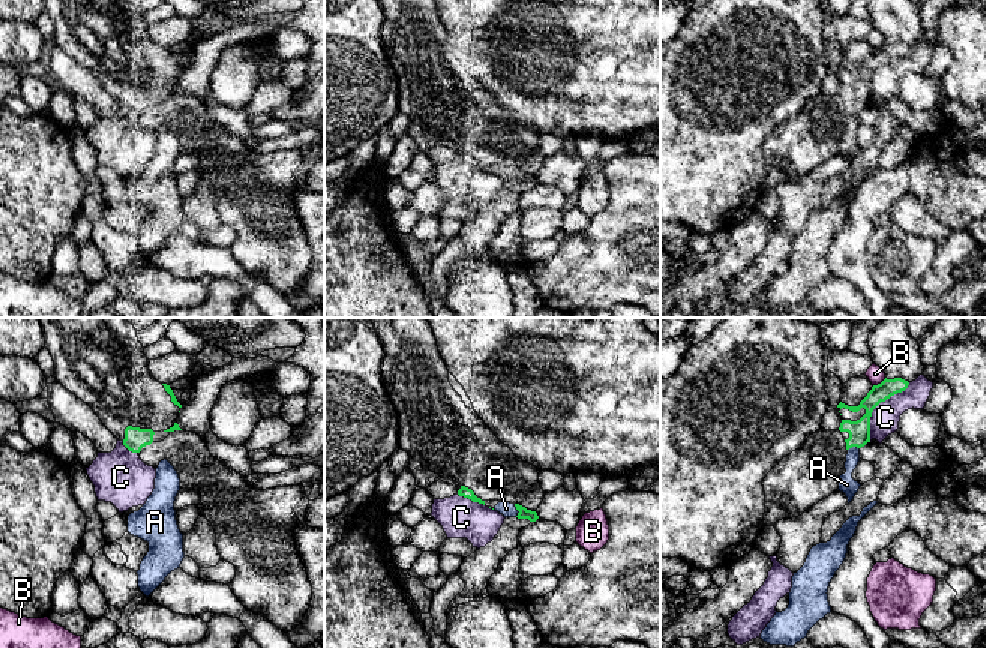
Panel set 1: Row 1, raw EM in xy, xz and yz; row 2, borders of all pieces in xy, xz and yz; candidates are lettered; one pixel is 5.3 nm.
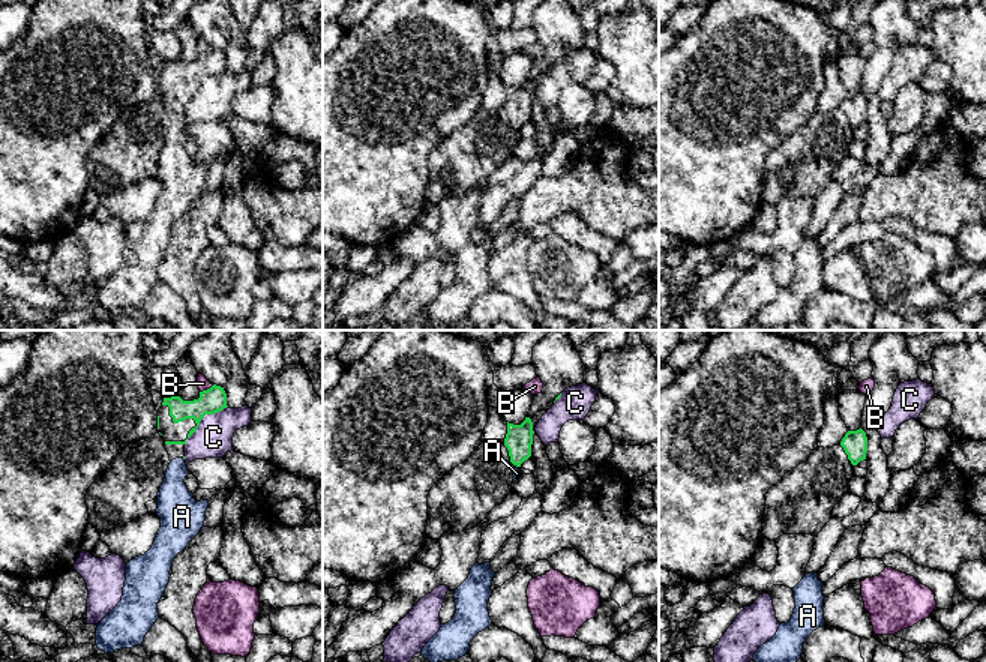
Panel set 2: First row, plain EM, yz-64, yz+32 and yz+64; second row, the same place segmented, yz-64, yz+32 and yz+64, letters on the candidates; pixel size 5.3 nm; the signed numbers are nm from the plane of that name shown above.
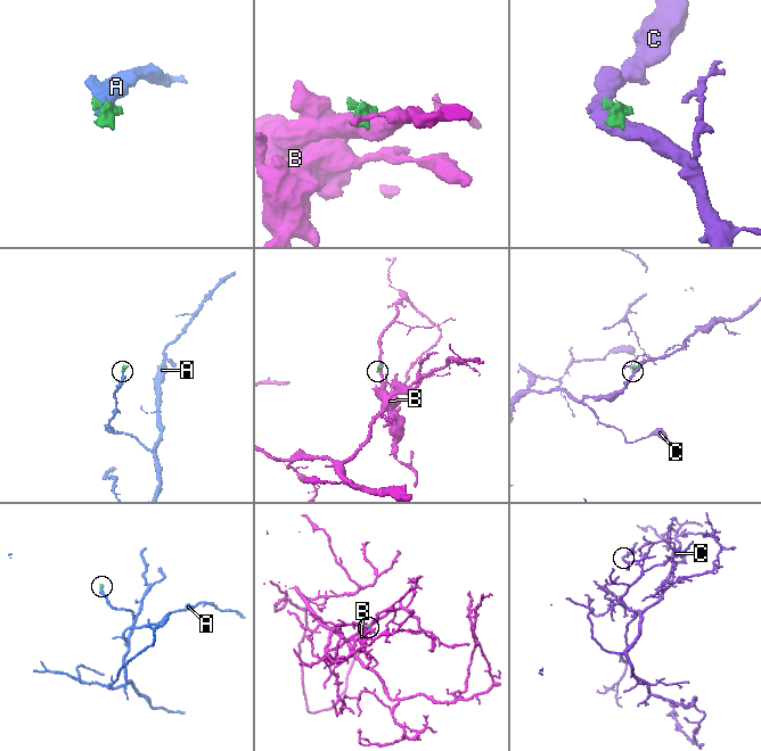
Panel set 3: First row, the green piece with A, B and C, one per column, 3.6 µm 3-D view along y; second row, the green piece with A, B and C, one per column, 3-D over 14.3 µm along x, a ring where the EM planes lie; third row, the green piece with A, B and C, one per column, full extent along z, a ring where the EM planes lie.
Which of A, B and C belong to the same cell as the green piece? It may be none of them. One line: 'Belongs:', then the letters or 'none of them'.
Belongs: A

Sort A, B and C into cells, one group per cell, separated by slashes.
A / B / C

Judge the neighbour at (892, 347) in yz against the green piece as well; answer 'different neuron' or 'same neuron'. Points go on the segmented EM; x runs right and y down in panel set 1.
different neuron

